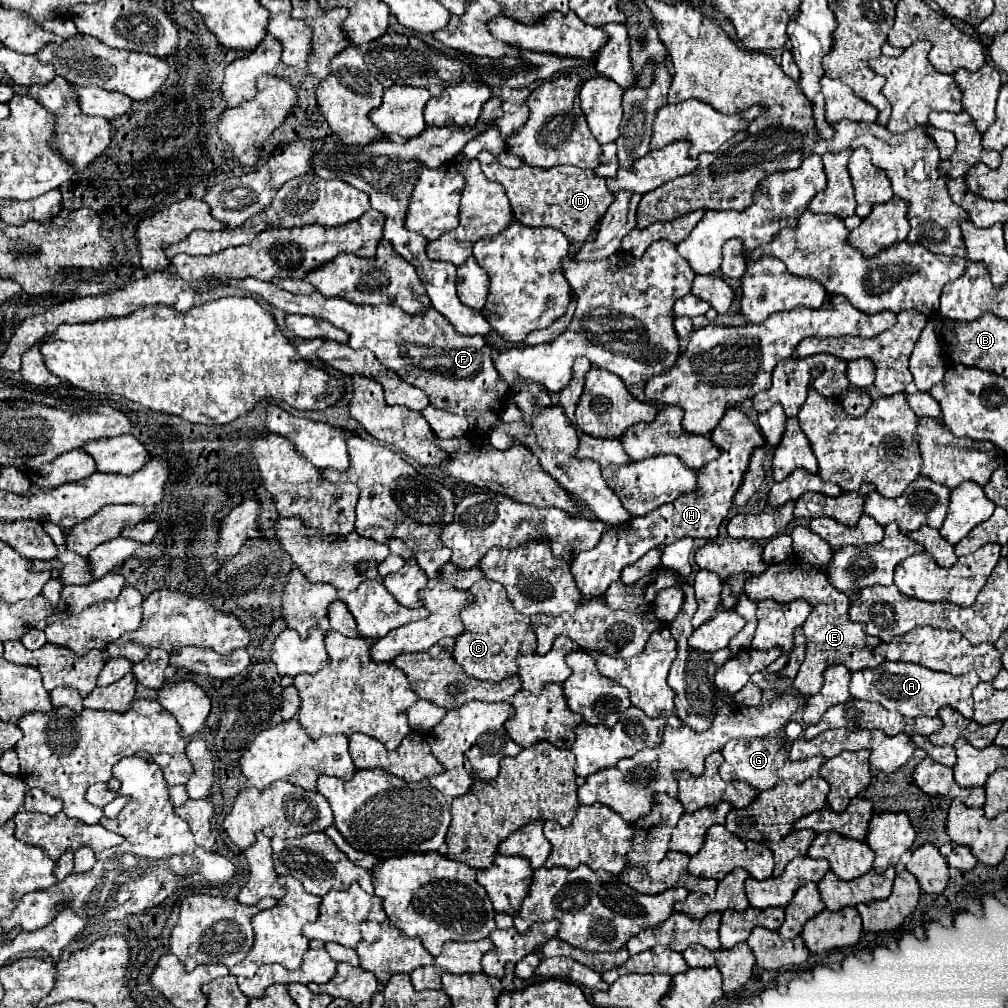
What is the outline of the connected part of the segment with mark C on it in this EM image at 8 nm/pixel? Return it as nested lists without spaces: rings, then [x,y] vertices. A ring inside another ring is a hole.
[[[479,580],[469,588],[469,594],[473,596],[473,600],[465,608],[461,608],[461,622],[465,626],[465,632],[455,638],[453,658],[469,676],[477,680],[499,682],[505,676],[517,672],[515,658],[519,652],[531,654],[537,648],[529,616],[513,610],[513,604],[509,602],[501,584]]]

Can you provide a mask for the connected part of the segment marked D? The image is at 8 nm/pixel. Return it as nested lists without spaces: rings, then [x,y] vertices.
[[[481,152],[477,156],[483,174],[499,182],[511,202],[515,218],[521,218],[525,226],[553,226],[561,230],[573,244],[583,244],[595,230],[597,220],[605,214],[613,202],[613,194],[605,186],[605,178],[595,176],[593,170],[581,170],[577,166],[555,166],[553,170],[537,170],[521,164],[519,168],[505,168],[497,164],[495,156]]]

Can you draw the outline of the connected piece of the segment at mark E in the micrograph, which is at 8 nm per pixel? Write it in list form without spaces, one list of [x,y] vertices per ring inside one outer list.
[[[789,556],[787,560],[783,560],[779,564],[767,566],[765,574],[747,578],[743,590],[753,602],[771,598],[775,602],[787,604],[787,602],[793,602],[793,598],[801,598],[811,604],[813,614],[809,614],[809,618],[805,622],[805,640],[807,640],[805,660],[801,664],[797,676],[793,678],[793,686],[799,694],[805,694],[805,696],[817,694],[817,690],[821,690],[821,686],[823,686],[823,670],[833,664],[843,664],[853,672],[853,670],[873,668],[883,662],[883,658],[877,658],[873,654],[873,646],[877,646],[881,640],[865,634],[861,624],[849,622],[849,618],[847,618],[849,598],[829,584],[823,570],[803,562],[801,558]]]

